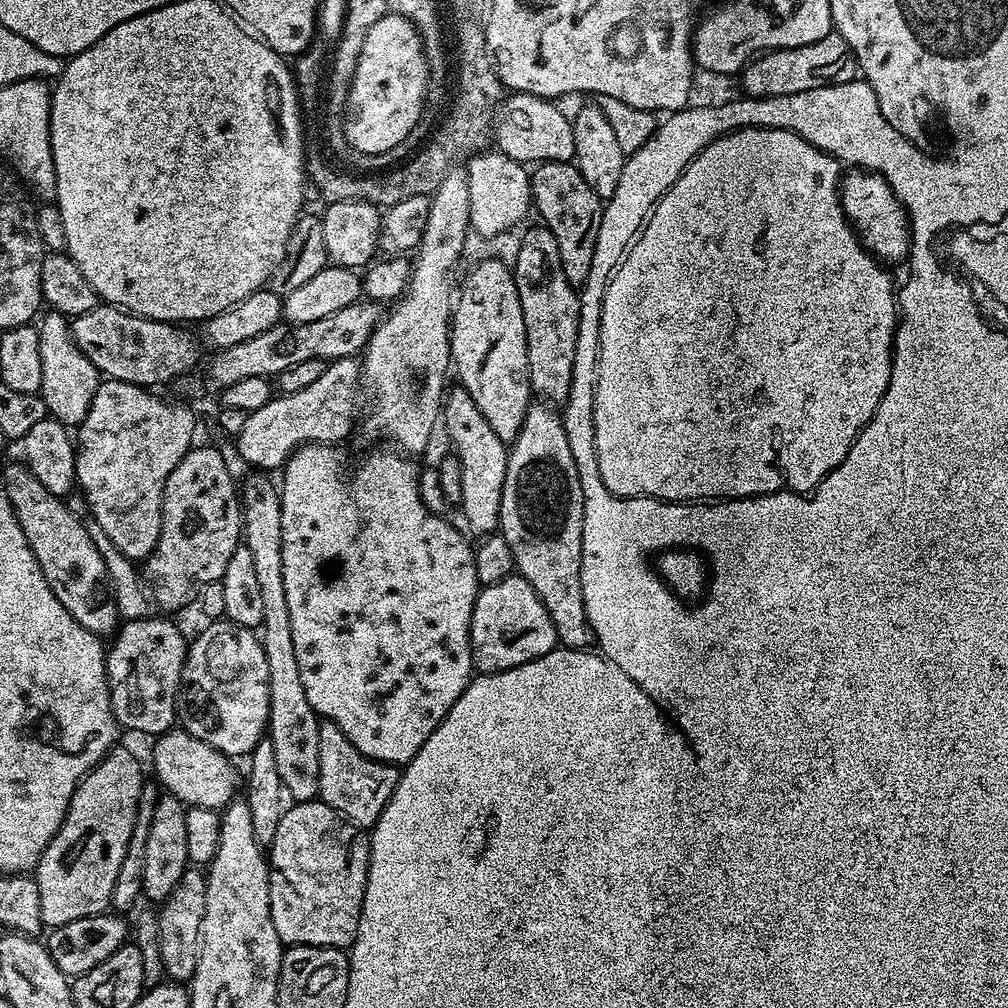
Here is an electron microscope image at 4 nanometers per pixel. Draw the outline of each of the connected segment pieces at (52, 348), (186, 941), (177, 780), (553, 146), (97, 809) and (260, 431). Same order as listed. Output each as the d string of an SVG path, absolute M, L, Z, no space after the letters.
M49 311L47 315L38 324L42 350L42 386L38 395L46 402L51 419L69 426L79 426L102 383L102 373L92 365L90 358L86 358L86 354L82 354L82 350L78 350L69 317L54 311Z
M189 866L182 878L170 890L168 897L159 905L156 921L158 922L158 942L162 950L162 966L165 977L172 982L191 981L196 973L200 957L200 935L202 918L206 910L206 886L208 877L199 867Z
M169 730L155 737L153 744L156 744L152 748L155 779L167 795L176 796L185 806L215 810L223 810L237 799L242 788L242 772L232 765L235 763L229 757L214 750L214 746L183 730Z
M511 93L497 105L493 113L492 138L497 151L523 164L546 160L570 162L574 158L574 134L571 119L560 113L547 97L528 93Z
M113 747L93 768L80 779L80 785L70 798L66 818L46 846L40 863L34 869L34 879L42 902L42 922L49 929L74 922L78 918L90 918L109 911L114 894L114 882L134 830L134 818L138 810L139 795L146 783L140 760L128 748Z
M347 356L346 358L338 358L337 360L331 361L325 367L322 374L318 374L318 382L312 383L310 386L306 386L303 390L298 390L297 392L285 392L283 394L273 395L266 402L266 406L258 406L258 410L248 413L246 418L246 426L242 426L242 430L237 436L234 437L234 445L238 450L238 454L241 455L241 458L248 463L253 469L256 470L268 470L264 468L276 468L276 470L283 469L285 462L291 458L293 452L297 448L304 447L305 444L322 444L325 446L336 446L339 445L339 440L344 440L352 432L352 423L356 420L356 395L362 392L362 364L356 356Z

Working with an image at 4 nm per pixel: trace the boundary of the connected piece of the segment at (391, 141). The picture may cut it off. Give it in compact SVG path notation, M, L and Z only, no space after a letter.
M389 11L370 26L349 86L343 139L365 157L382 155L398 146L425 115L428 59L418 28L404 16Z

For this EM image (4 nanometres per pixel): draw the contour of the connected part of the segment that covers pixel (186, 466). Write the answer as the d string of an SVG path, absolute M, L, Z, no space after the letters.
M219 447L189 448L182 462L174 466L170 478L166 478L162 498L160 537L156 549L142 564L142 576L155 607L157 604L158 607L168 611L165 613L176 614L172 612L186 607L187 604L195 605L206 590L206 586L223 578L226 562L230 562L230 554L234 554L234 550L241 547L241 544L242 503L238 495L238 484L226 470Z

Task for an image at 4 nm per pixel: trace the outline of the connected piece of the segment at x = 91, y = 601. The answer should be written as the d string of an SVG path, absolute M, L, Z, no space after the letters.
M23 462L5 466L2 486L16 512L18 526L22 526L22 534L26 534L26 542L34 558L38 558L38 566L42 566L42 574L58 602L95 636L111 637L118 628L118 613L110 595L106 563L90 540L85 521L79 520L63 499L52 496Z

